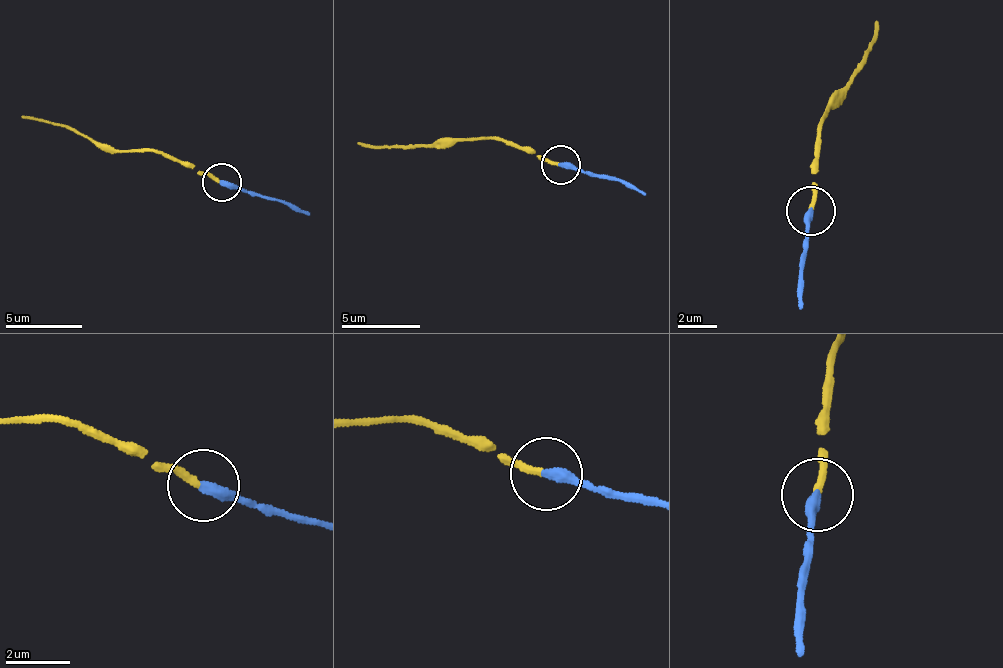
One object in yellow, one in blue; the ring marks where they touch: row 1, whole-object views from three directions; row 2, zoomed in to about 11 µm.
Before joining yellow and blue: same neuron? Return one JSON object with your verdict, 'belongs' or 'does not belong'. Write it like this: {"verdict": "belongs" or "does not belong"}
{"verdict": "belongs"}

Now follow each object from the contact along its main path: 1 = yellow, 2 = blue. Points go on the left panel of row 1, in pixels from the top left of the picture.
1: (219, 180), (157, 152), (97, 148), (66, 126), (21, 117)
2: (222, 181), (279, 198), (310, 214)

